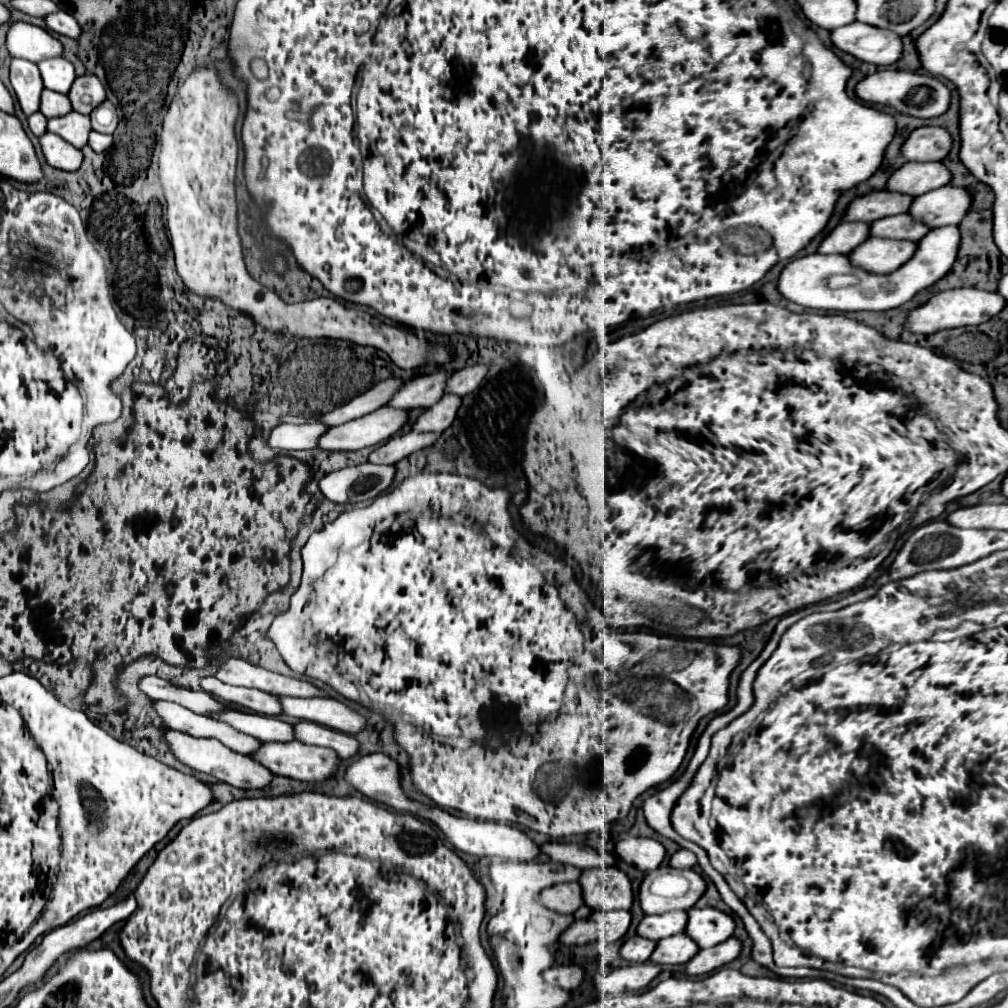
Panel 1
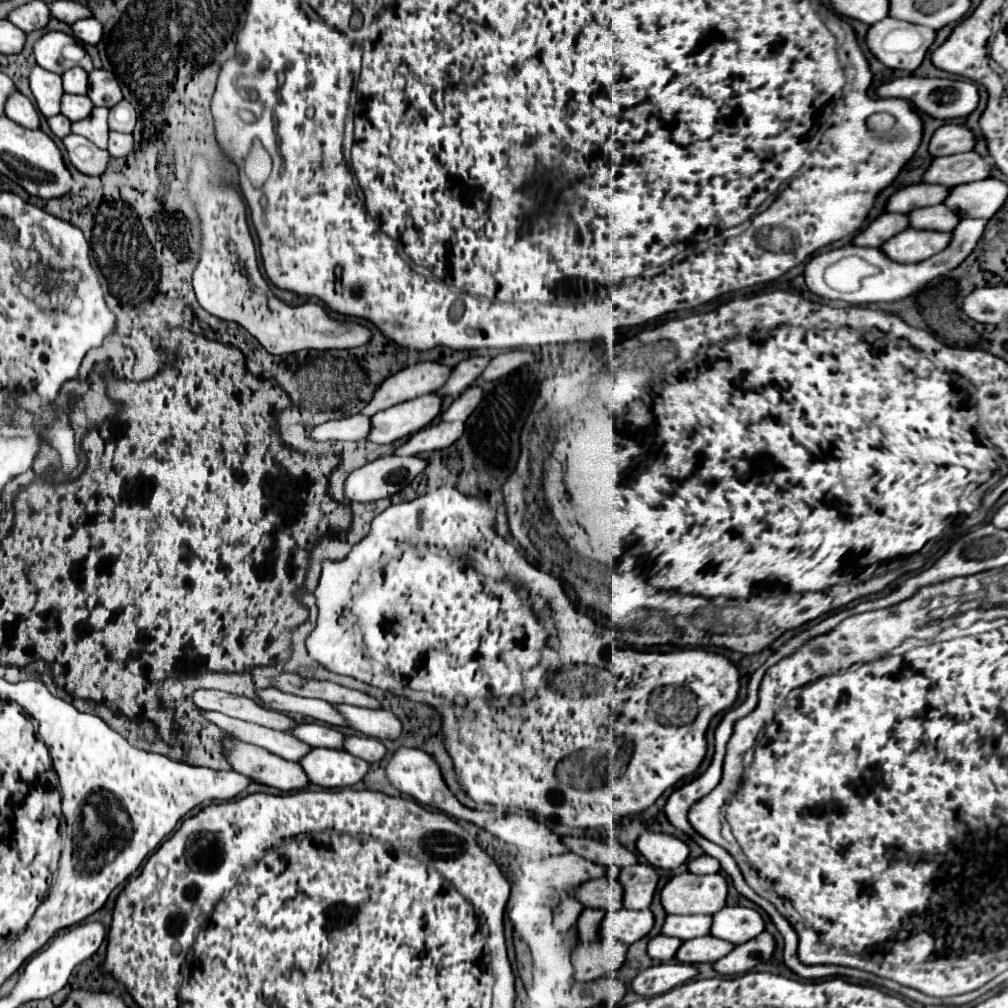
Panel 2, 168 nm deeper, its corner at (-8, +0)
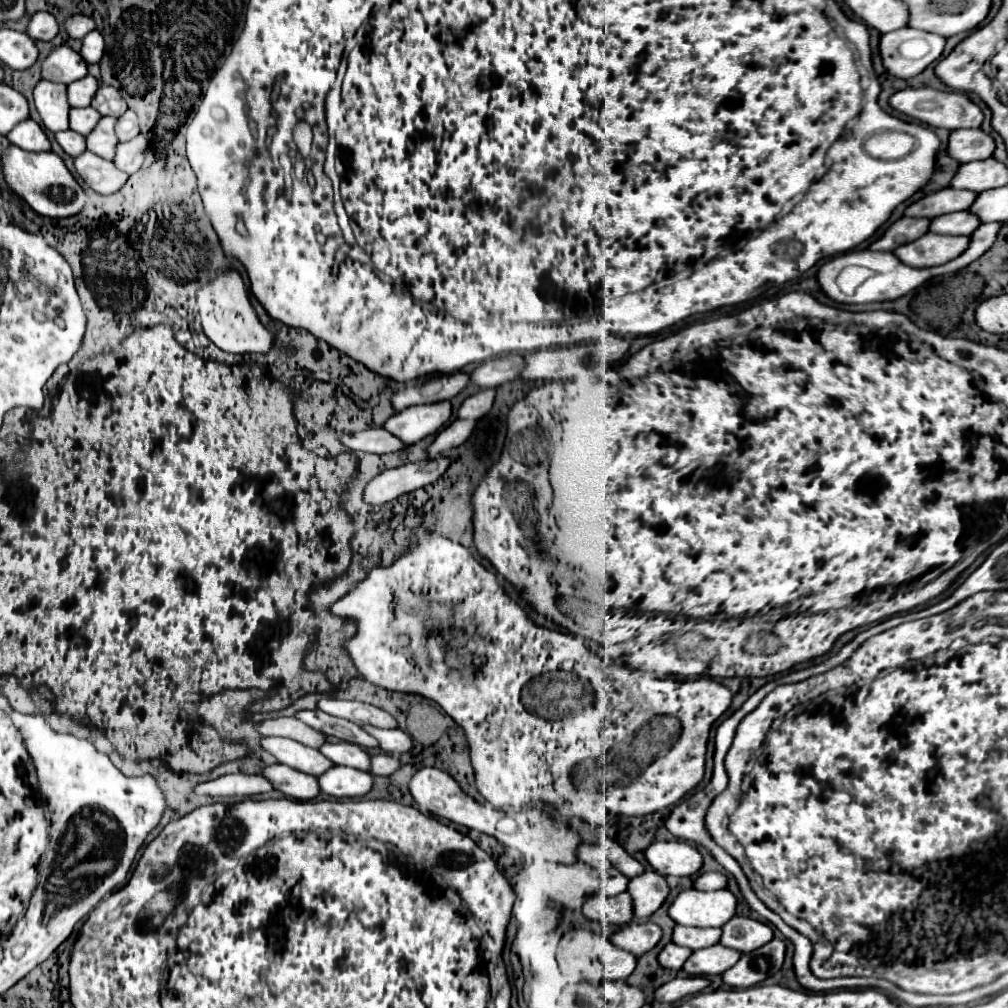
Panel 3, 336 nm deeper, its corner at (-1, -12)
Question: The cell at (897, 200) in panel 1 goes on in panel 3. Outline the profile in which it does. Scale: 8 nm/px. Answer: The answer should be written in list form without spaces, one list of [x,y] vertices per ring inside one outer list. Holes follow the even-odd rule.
[[[941,189],[937,193],[925,195],[919,201],[911,203],[905,209],[907,217],[939,217],[945,213],[953,213],[953,211],[965,211],[973,201],[975,201],[975,193],[971,191],[957,191],[957,189]]]

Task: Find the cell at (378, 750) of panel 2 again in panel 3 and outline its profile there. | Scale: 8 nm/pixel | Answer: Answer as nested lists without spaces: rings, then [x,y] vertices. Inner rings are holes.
[[[371,755],[371,775],[391,775],[399,767],[399,759],[393,755]]]

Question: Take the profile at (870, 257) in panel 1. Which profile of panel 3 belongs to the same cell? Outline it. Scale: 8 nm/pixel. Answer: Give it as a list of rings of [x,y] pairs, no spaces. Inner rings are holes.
[[[925,233],[923,237],[901,245],[899,249],[895,249],[895,257],[909,265],[909,267],[937,267],[943,265],[955,257],[959,257],[963,253],[963,249],[967,249],[969,237],[951,237],[951,235],[935,235],[935,233]]]

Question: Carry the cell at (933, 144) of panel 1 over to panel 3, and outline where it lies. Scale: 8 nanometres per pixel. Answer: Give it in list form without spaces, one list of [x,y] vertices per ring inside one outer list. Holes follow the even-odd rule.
[[[955,129],[951,131],[947,153],[951,159],[959,163],[967,161],[979,161],[993,155],[995,143],[989,135],[985,135],[981,129]]]

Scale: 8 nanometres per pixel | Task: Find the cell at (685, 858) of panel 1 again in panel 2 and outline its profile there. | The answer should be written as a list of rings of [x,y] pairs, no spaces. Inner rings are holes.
[[[702,855],[702,857],[694,859],[694,861],[690,861],[688,869],[692,873],[696,873],[696,875],[710,875],[710,873],[718,873],[720,871],[720,863],[710,855]]]

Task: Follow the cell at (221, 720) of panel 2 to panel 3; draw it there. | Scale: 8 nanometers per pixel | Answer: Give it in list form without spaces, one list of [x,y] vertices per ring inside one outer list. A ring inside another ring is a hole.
[[[261,737],[261,747],[271,753],[279,763],[293,767],[301,773],[309,773],[309,775],[321,775],[325,773],[329,767],[333,767],[333,763],[323,757],[317,749],[305,747],[301,743],[289,741],[289,739],[281,739],[281,737]]]

